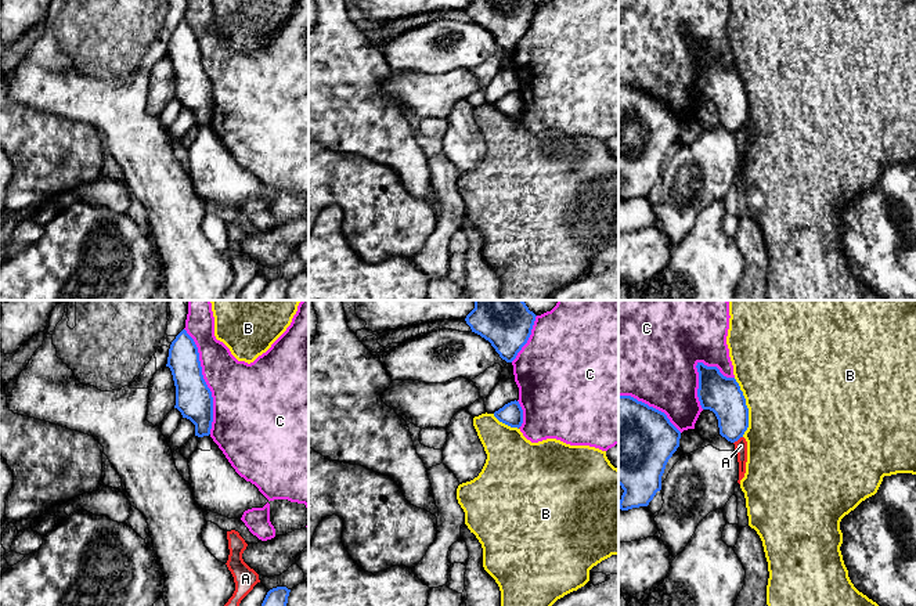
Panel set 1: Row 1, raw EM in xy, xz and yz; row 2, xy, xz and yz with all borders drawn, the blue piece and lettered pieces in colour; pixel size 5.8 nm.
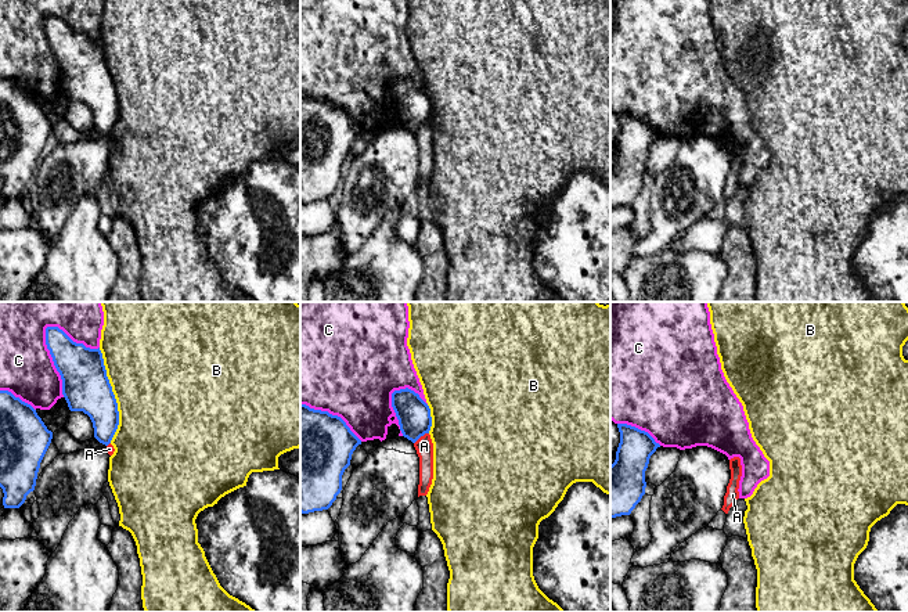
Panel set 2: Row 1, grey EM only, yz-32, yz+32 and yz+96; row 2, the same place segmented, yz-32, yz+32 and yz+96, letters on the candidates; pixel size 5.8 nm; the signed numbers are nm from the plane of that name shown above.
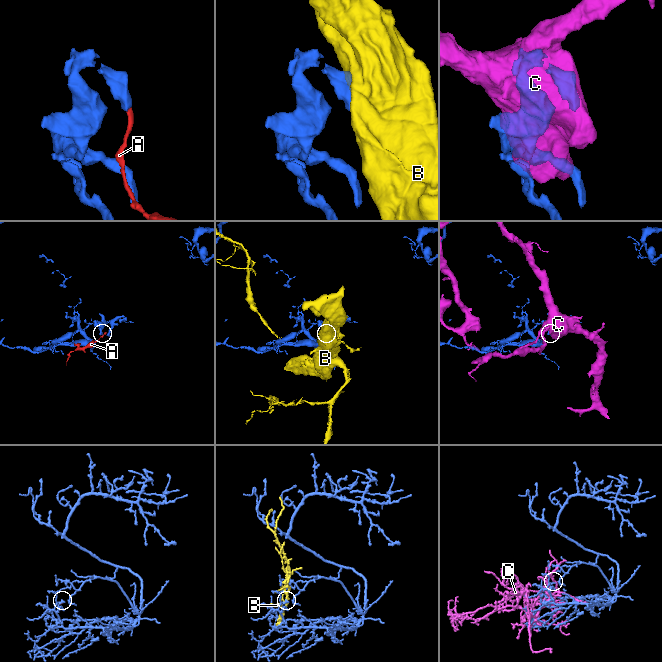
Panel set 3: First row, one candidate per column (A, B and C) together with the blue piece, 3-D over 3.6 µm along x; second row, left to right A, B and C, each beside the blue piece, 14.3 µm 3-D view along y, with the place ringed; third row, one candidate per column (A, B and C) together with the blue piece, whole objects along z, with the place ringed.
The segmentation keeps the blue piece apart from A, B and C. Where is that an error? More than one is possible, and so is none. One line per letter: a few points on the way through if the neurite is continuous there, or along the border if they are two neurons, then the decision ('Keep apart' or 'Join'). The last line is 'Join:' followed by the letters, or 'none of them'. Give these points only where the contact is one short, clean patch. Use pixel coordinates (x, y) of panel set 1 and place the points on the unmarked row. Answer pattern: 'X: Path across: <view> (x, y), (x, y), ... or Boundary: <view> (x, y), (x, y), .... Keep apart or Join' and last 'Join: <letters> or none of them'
A: Boundary: yz (742, 126), (734, 133). Keep apart
B: Keep apart
C: Keep apart
Join: none of them

